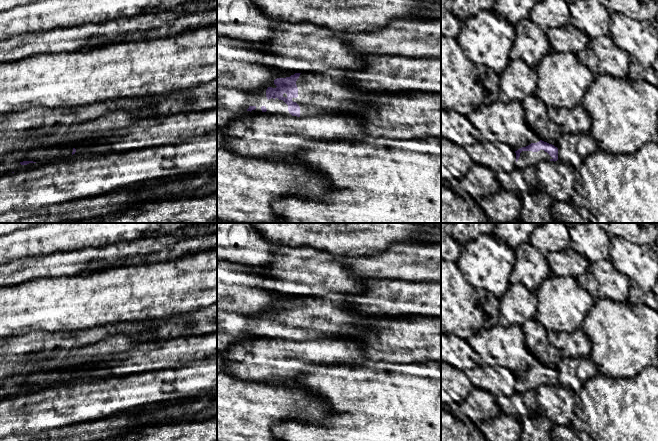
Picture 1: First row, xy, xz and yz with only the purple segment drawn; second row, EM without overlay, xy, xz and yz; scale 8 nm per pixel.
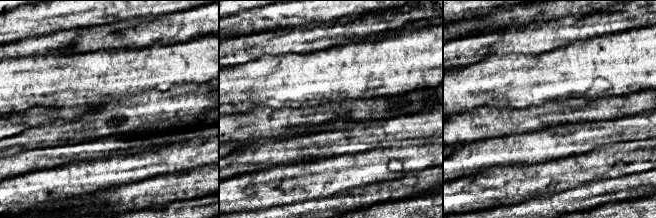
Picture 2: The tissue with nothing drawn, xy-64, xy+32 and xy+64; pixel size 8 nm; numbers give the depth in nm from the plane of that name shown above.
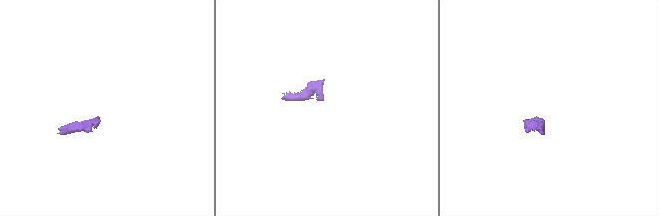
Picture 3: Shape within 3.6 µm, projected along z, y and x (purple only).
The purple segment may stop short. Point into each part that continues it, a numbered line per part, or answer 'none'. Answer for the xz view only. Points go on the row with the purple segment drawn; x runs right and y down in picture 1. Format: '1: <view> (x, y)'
1: xz (318, 94)
2: xz (277, 106)

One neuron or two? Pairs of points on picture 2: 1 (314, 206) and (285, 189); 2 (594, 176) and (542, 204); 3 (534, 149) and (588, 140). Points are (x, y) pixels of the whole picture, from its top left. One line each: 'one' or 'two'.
1: two
2: two
3: one

